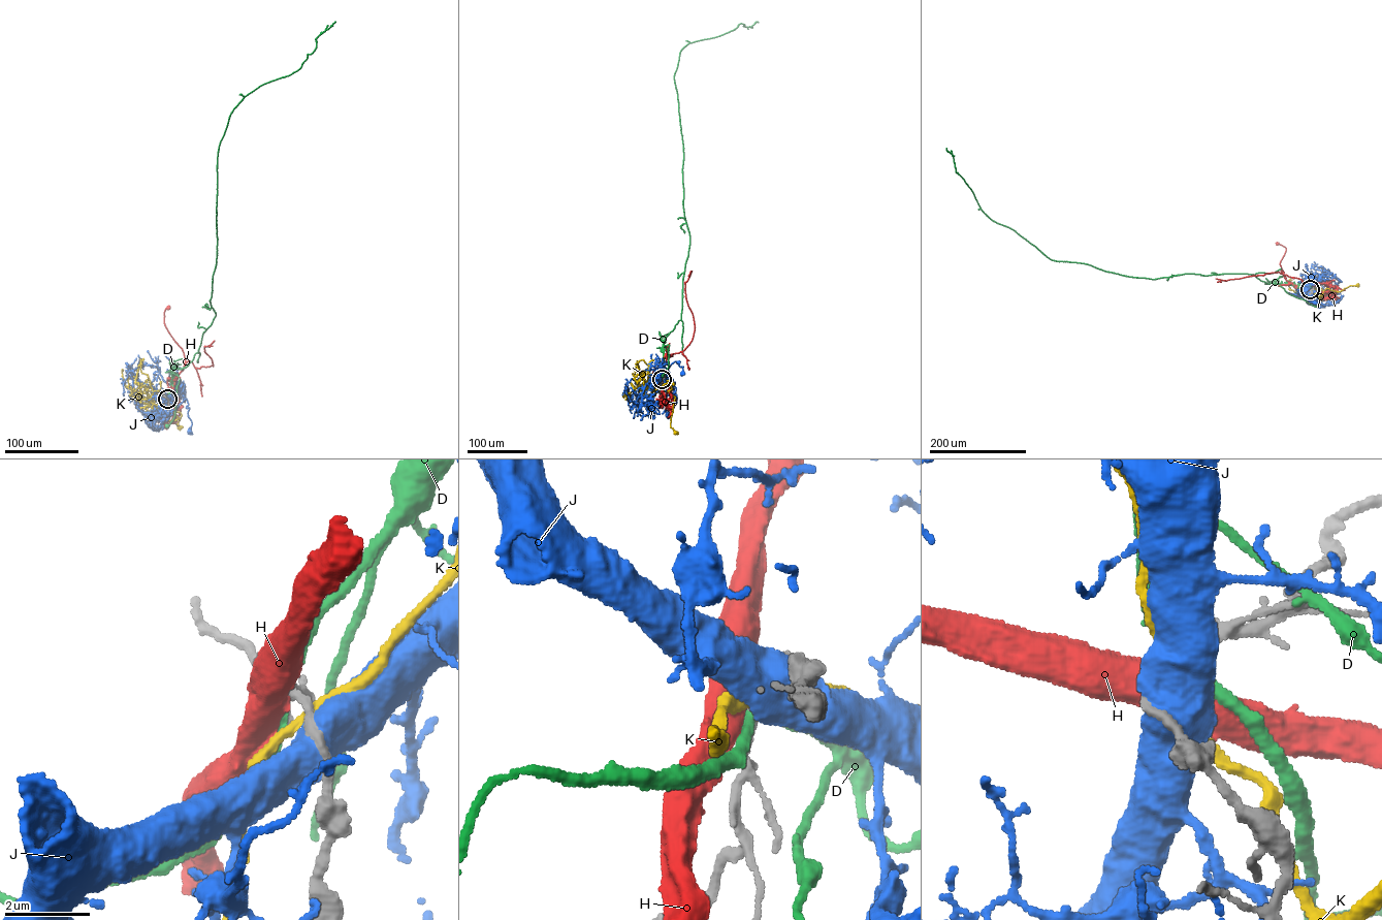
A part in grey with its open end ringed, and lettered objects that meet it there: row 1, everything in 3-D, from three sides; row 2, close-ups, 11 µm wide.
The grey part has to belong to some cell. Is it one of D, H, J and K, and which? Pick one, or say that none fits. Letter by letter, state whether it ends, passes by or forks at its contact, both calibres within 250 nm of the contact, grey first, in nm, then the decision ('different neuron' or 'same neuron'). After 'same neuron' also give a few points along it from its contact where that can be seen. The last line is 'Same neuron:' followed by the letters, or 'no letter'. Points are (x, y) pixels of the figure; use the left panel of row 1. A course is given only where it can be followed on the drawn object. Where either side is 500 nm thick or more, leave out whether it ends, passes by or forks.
D: it passes by | 190/280 nm | different neuron
H: 180/700 nm | same neuron | via (167, 399), (185, 358), (164, 323), (164, 311), (168, 308)
J: 200/950 nm | different neuron
K: it passes by | 200/220 nm | different neuron
Same neuron: H

